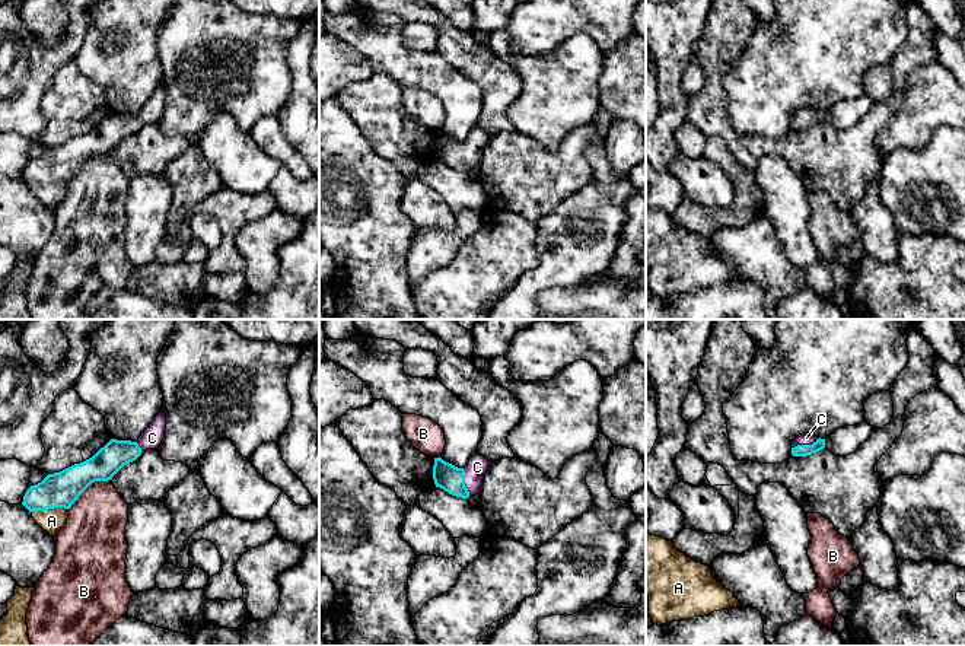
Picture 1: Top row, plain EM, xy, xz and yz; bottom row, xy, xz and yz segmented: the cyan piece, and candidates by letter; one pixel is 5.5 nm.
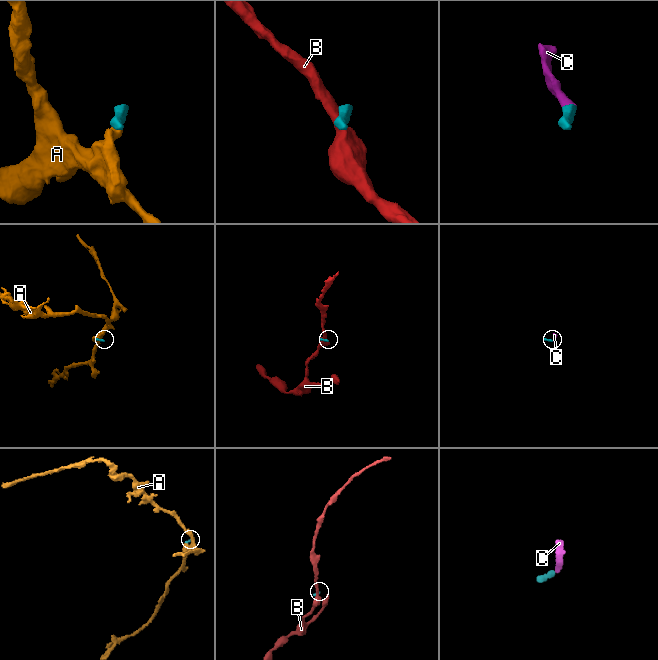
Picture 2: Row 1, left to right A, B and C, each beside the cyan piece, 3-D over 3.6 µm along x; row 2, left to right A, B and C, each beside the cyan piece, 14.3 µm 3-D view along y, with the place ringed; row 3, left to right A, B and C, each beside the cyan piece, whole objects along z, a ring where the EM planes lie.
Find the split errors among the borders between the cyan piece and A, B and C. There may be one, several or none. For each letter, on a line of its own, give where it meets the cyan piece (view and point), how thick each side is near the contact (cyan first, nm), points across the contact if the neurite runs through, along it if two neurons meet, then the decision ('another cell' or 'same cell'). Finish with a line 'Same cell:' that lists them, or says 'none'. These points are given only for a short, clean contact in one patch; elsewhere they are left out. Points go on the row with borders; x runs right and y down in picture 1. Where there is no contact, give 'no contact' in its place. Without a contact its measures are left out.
A: meets cyan in xy at (48, 508); 190 nm thick on the cyan side, 140 nm on the other; runs through xy (61, 489), (48, 508), (51, 521); same cell
B: meets cyan in xy at (88, 486); 190 nm thick on the cyan side, 340 nm on the other; border along xy (110, 479), (94, 481), (67, 509); another cell
C: meets cyan in yz at (805, 445); 60 nm thick on the cyan side, 60 nm on the other; runs through yz (801, 449), (805, 445), (806, 438); same cell
Same cell: A, C

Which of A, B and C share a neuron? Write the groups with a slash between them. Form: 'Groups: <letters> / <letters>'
Groups: A C / B

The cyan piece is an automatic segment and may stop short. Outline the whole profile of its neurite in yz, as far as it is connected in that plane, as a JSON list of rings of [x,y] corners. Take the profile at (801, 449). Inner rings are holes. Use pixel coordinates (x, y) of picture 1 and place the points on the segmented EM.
[[[810,433],[799,435],[792,443],[793,456],[808,456],[825,448],[825,439],[816,437]]]

